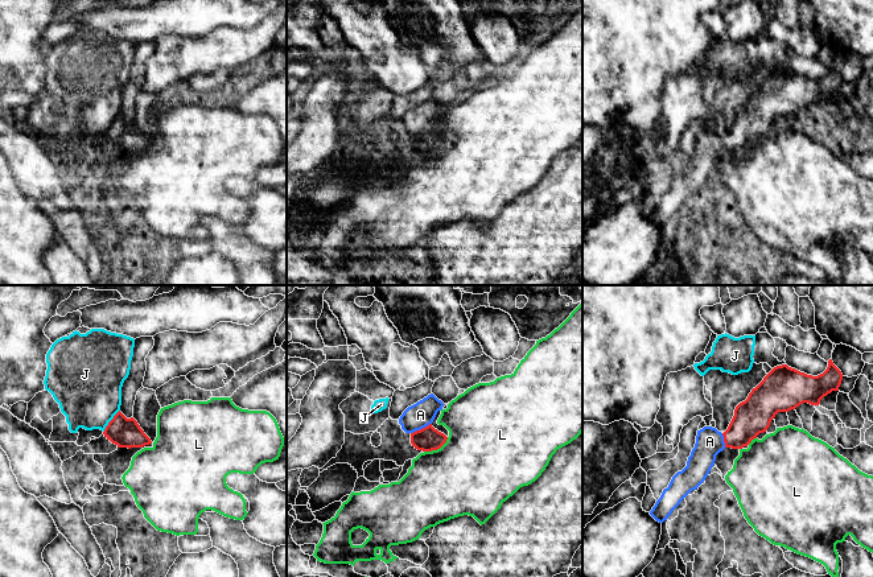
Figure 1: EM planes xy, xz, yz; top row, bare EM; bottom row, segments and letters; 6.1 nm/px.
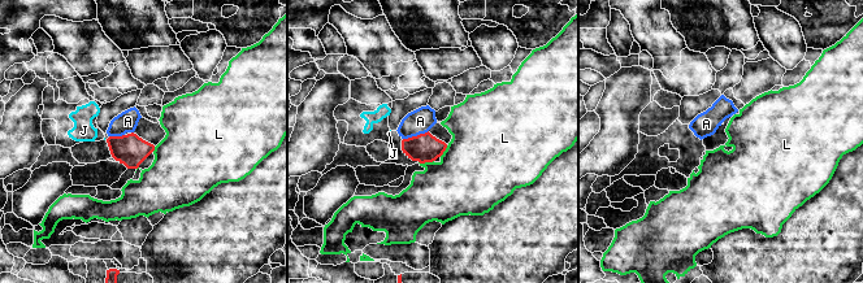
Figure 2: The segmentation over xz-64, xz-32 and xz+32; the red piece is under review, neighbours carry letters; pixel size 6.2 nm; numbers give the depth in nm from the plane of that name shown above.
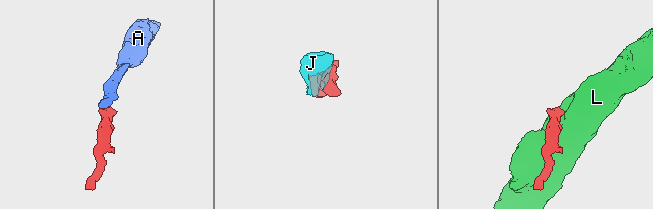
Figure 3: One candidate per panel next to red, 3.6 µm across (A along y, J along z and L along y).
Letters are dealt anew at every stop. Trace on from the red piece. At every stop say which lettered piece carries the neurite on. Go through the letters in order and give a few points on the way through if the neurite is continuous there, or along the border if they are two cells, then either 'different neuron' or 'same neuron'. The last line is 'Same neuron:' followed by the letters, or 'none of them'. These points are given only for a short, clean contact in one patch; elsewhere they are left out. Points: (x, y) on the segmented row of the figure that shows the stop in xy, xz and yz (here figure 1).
A: way xz (428, 439), (420, 429), (420, 415); same neuron
J: border xy (119, 409), (103, 432); different neuron
L: border xz (448, 437), (439, 448), (424, 452); different neuron
Same neuron: A

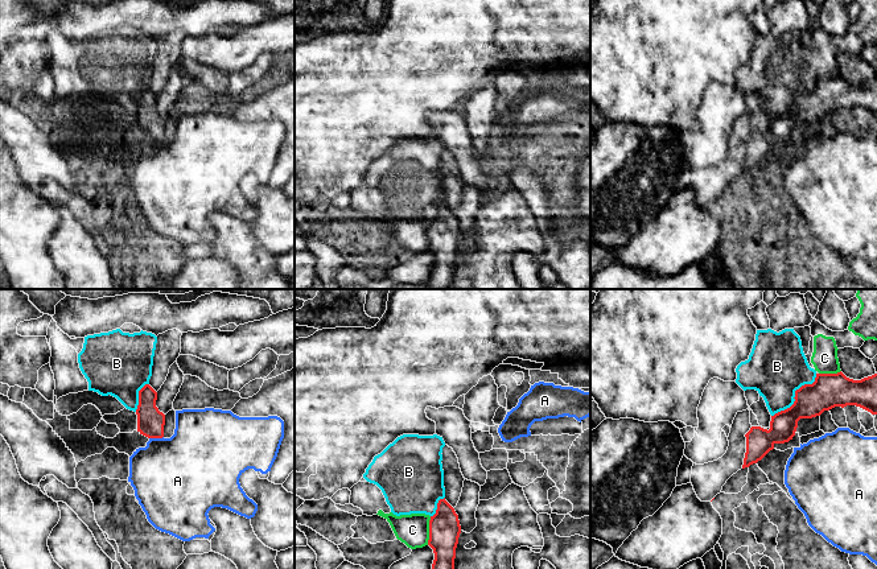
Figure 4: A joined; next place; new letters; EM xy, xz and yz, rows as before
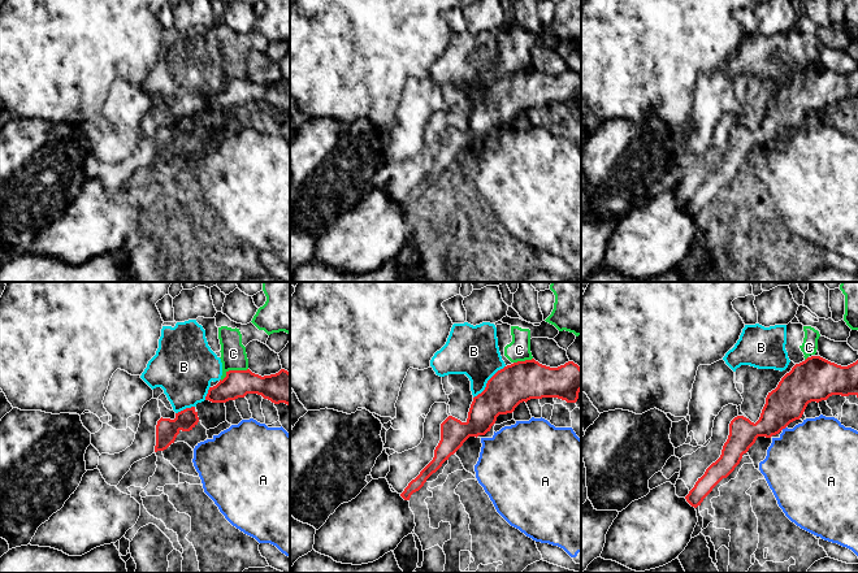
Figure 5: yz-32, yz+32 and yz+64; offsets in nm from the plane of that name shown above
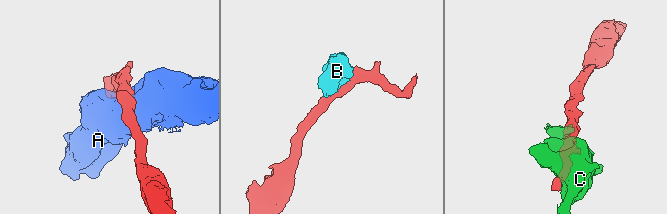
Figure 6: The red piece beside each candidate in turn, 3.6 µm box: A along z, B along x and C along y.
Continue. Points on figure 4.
A: border xy (163, 436), (149, 438); different neuron
B: border yz (816, 374), (795, 391), (789, 407), (771, 416); different neuron
C: border xz (431, 516), (427, 544); different neuron
Same neuron: none of them

